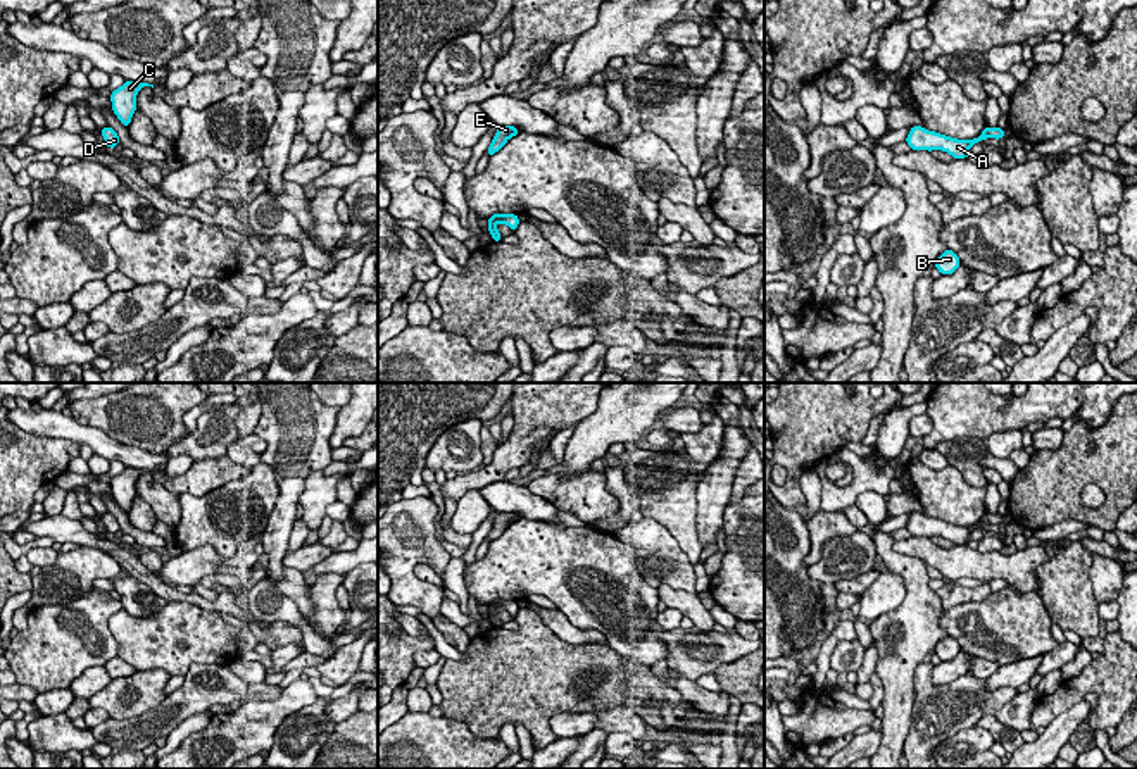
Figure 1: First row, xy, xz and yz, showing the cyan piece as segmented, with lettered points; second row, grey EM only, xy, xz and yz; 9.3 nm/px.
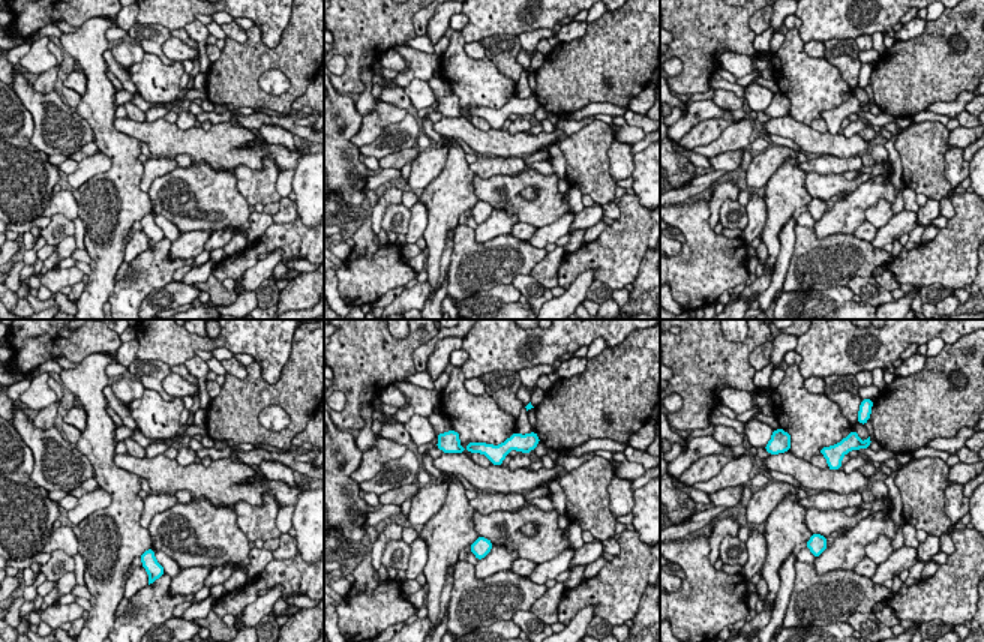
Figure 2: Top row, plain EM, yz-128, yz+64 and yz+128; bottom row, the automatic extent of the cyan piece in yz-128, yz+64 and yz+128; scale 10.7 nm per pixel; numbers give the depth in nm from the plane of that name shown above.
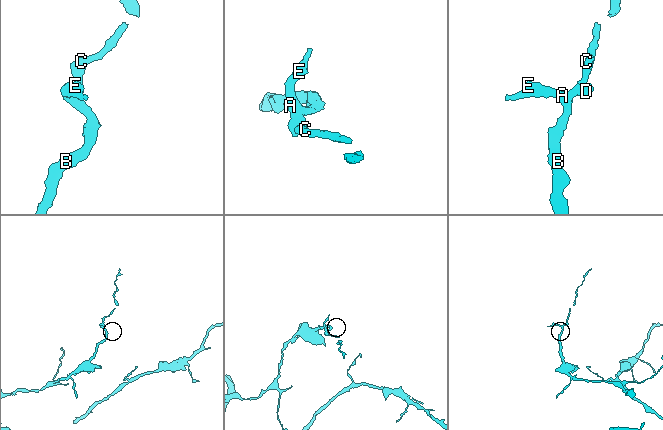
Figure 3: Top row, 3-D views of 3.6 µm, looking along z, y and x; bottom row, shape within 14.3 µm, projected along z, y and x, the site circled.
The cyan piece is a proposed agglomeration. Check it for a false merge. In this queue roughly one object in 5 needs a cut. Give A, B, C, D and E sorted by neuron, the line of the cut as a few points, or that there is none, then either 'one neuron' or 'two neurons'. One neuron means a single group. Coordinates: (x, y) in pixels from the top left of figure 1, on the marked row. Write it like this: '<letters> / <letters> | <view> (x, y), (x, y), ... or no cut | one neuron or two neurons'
A B C D E | no cut | one neuron

